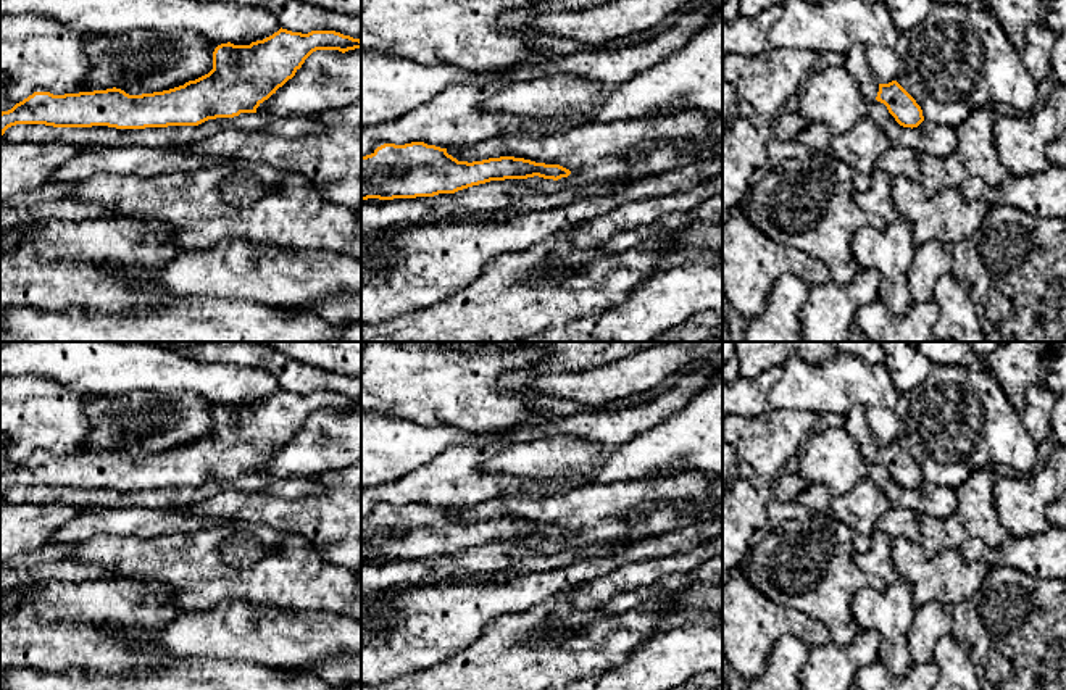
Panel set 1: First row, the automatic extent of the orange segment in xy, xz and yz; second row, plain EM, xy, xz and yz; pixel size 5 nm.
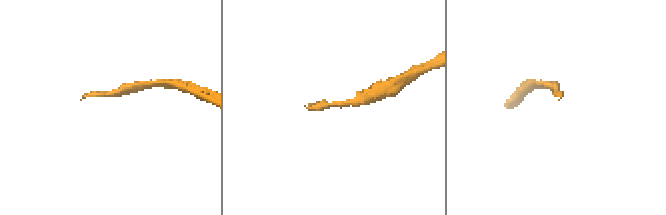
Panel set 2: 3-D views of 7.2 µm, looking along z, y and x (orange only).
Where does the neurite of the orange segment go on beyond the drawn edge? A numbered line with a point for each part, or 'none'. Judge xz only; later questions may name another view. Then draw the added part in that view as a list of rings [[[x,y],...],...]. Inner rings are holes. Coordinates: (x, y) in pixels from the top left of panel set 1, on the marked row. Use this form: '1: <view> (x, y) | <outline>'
none

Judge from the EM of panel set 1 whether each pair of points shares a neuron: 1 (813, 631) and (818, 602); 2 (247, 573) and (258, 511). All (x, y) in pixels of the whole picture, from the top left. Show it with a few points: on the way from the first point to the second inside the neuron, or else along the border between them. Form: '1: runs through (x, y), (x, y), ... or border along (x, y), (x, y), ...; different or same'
1: border along (779, 605), (795, 608), (818, 619), (831, 640); different
2: border along (231, 519), (266, 523), (276, 529), (294, 532); different

